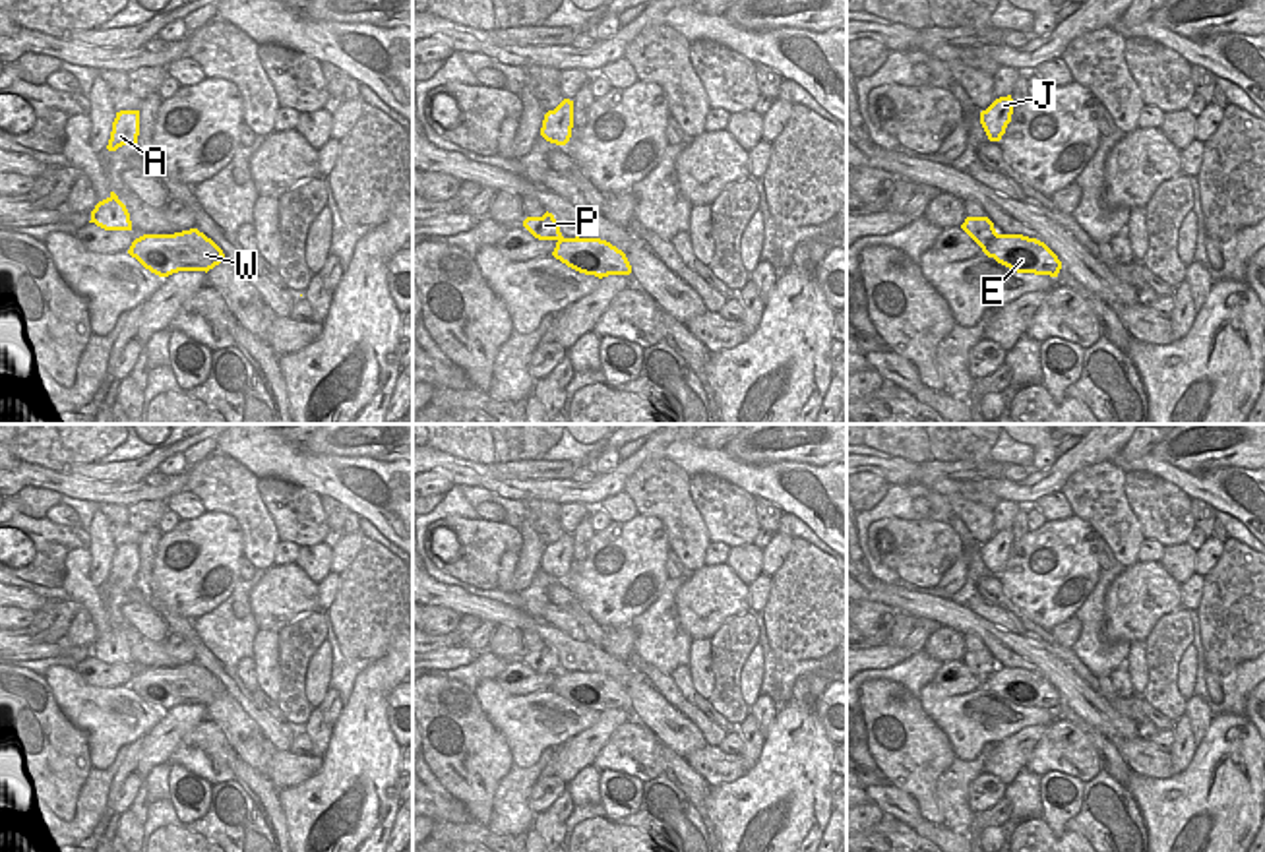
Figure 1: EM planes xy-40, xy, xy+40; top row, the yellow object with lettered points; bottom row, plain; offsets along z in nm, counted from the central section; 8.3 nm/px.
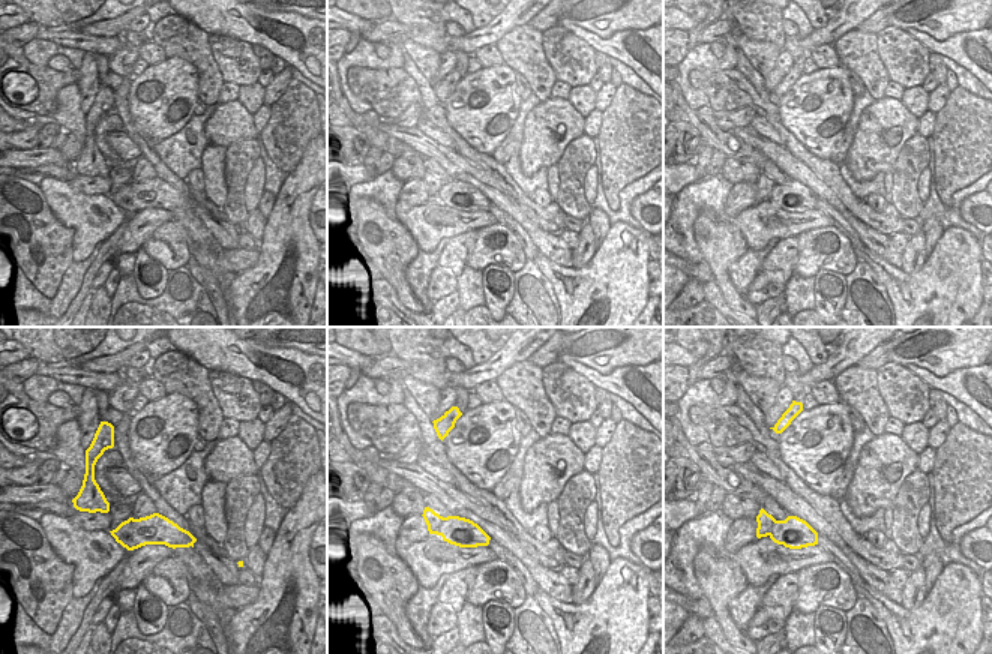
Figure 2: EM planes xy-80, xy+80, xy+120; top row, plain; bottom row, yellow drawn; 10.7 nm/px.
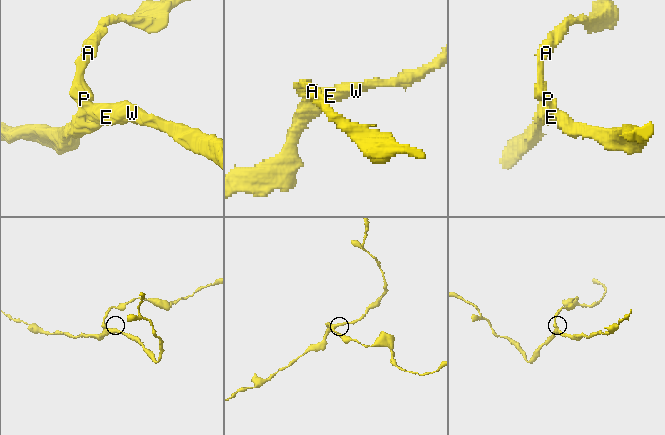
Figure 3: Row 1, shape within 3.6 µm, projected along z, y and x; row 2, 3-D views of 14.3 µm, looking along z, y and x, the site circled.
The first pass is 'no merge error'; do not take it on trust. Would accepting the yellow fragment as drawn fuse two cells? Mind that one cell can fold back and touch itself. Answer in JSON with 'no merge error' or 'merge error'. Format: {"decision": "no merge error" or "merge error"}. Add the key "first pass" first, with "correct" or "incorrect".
{"first pass": "incorrect", "decision": "merge error"}

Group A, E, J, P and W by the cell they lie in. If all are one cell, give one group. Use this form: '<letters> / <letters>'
A J P / E W

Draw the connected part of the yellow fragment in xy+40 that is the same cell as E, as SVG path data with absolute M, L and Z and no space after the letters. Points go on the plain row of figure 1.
M998 668L982 685L1017 707L1058 711L1062 703L1062 695L1044 676L1023 668Z

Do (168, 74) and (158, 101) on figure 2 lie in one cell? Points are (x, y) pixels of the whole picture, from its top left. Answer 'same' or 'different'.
same

